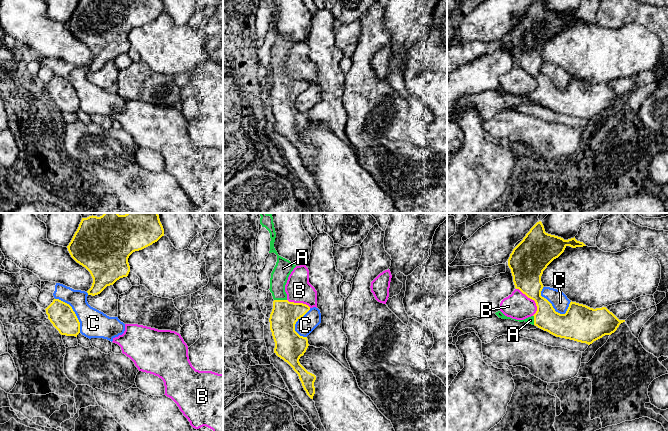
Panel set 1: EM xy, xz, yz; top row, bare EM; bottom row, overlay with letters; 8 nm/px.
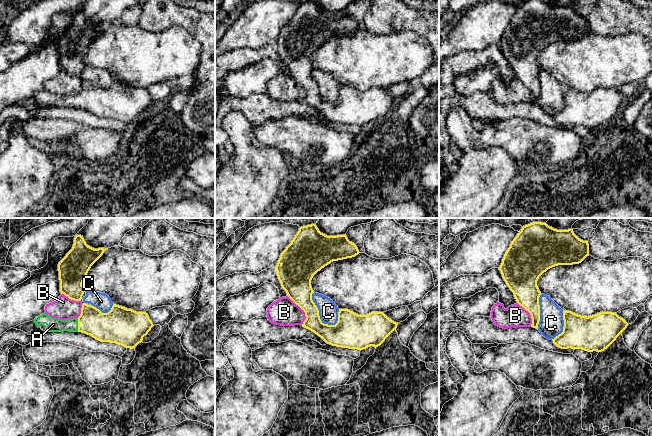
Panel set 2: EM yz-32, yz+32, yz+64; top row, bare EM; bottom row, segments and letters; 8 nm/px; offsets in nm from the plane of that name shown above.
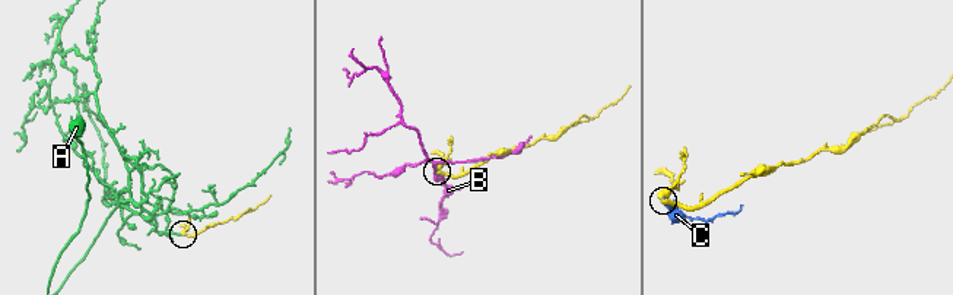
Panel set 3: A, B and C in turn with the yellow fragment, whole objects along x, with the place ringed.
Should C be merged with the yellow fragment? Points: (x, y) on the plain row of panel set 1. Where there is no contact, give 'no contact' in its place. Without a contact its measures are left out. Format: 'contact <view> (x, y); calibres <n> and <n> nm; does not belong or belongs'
contact xy (74, 88); calibres 200 and 220 nm; does not belong

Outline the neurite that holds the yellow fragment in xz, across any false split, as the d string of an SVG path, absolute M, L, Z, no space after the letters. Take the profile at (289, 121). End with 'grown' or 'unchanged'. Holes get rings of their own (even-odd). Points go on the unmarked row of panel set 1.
M274 0L261 1L270 9L269 29L273 28L277 31L277 38L271 49L269 65L274 75L269 94L270 106L275 118L274 129L293 144L298 150L307 171L313 175L316 152L308 148L299 138L300 133L304 131L309 122L308 115L295 107L296 98L310 86L310 83L303 79L294 79L287 76L285 61L296 41L279 32L275 26L276 8Z; grown

